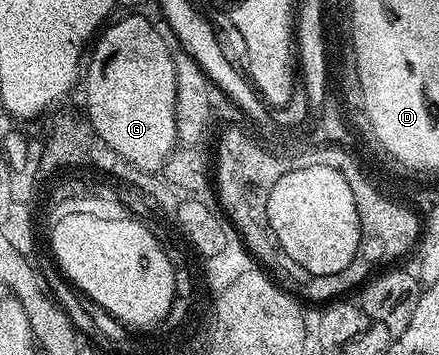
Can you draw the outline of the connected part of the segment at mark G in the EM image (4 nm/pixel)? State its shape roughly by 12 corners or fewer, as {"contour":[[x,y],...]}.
{"contour":[[146,18],[95,38],[94,131],[155,173],[178,145],[174,53]]}

